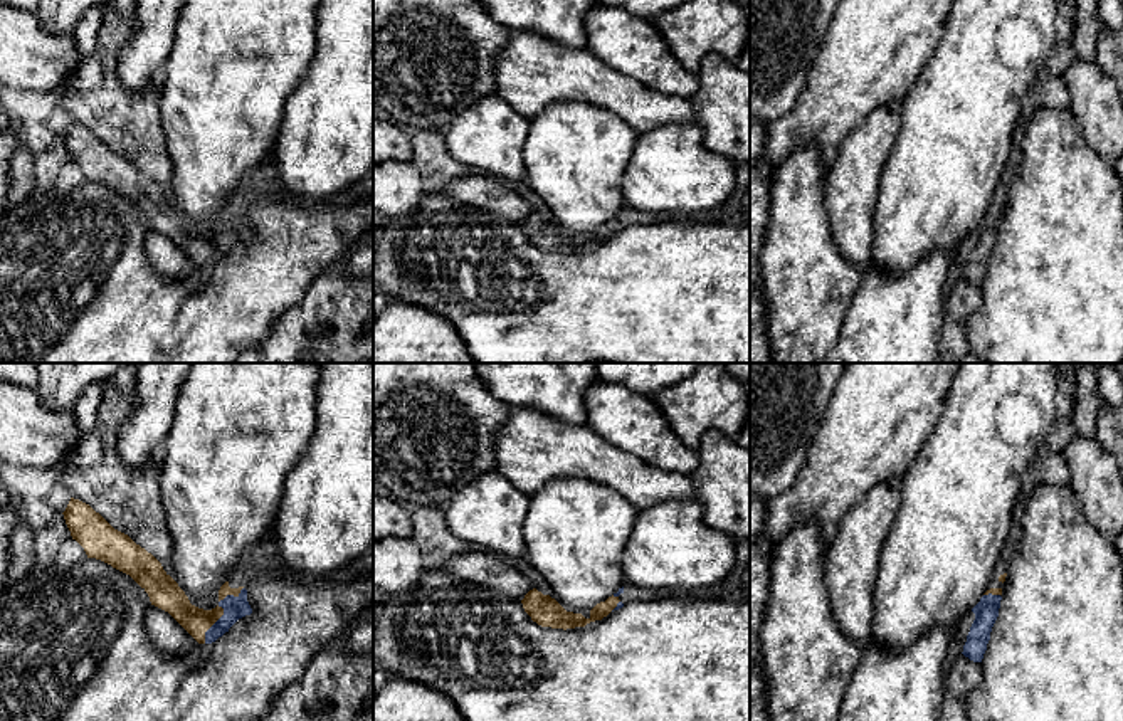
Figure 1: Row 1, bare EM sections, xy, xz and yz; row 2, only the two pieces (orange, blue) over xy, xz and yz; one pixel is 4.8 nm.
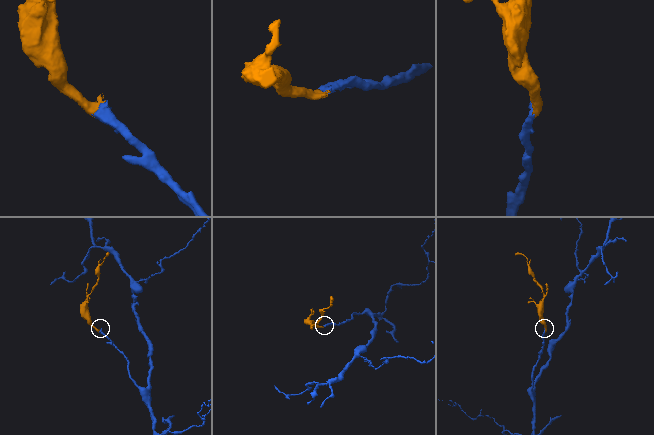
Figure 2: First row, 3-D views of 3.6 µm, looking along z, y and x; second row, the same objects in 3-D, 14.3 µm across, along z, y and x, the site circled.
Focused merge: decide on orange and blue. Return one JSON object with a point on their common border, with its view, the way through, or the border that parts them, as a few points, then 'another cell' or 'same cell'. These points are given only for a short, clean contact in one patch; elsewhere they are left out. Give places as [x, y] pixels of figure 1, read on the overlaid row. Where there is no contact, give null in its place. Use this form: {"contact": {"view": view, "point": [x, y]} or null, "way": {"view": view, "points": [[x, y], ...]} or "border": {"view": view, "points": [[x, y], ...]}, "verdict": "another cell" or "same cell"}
{"contact": {"view": "xy", "point": [214, 622]}, "way": {"view": "xy", "points": [[168, 597], [194, 621], [214, 622], [234, 607]]}, "verdict": "same cell"}

